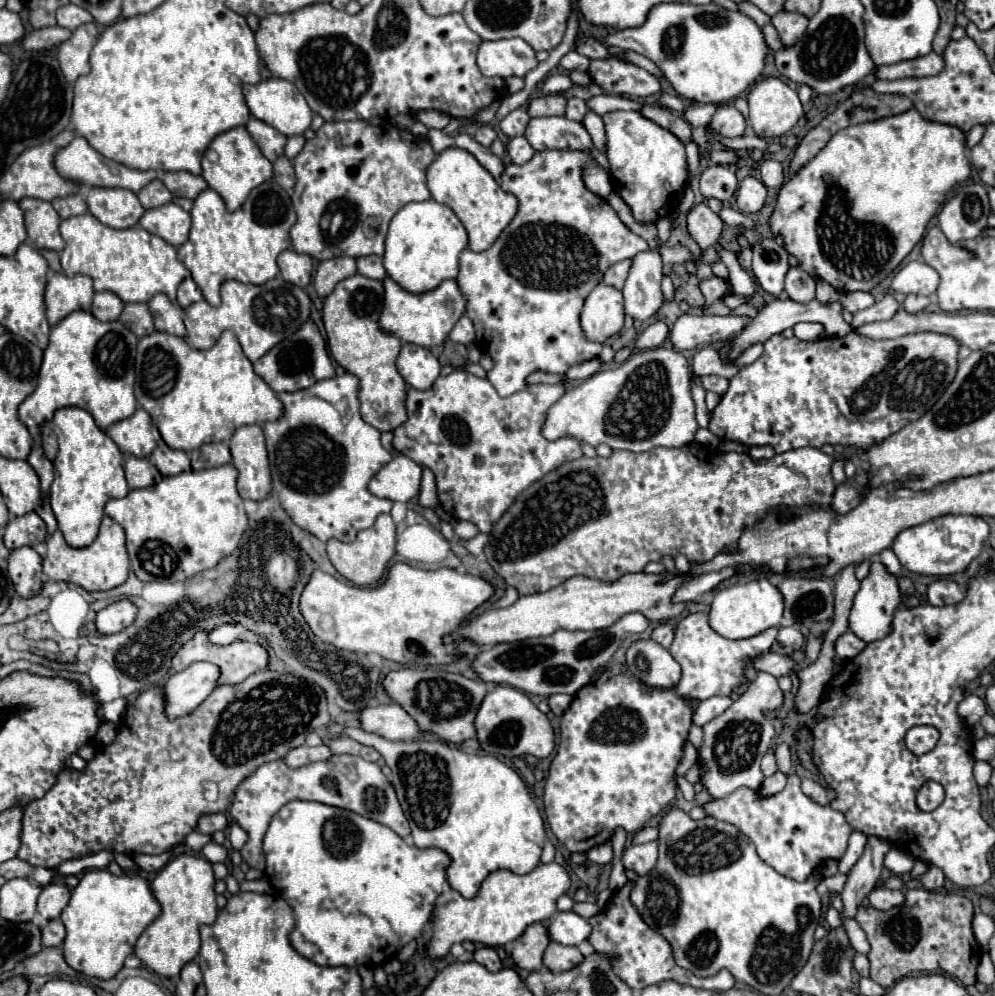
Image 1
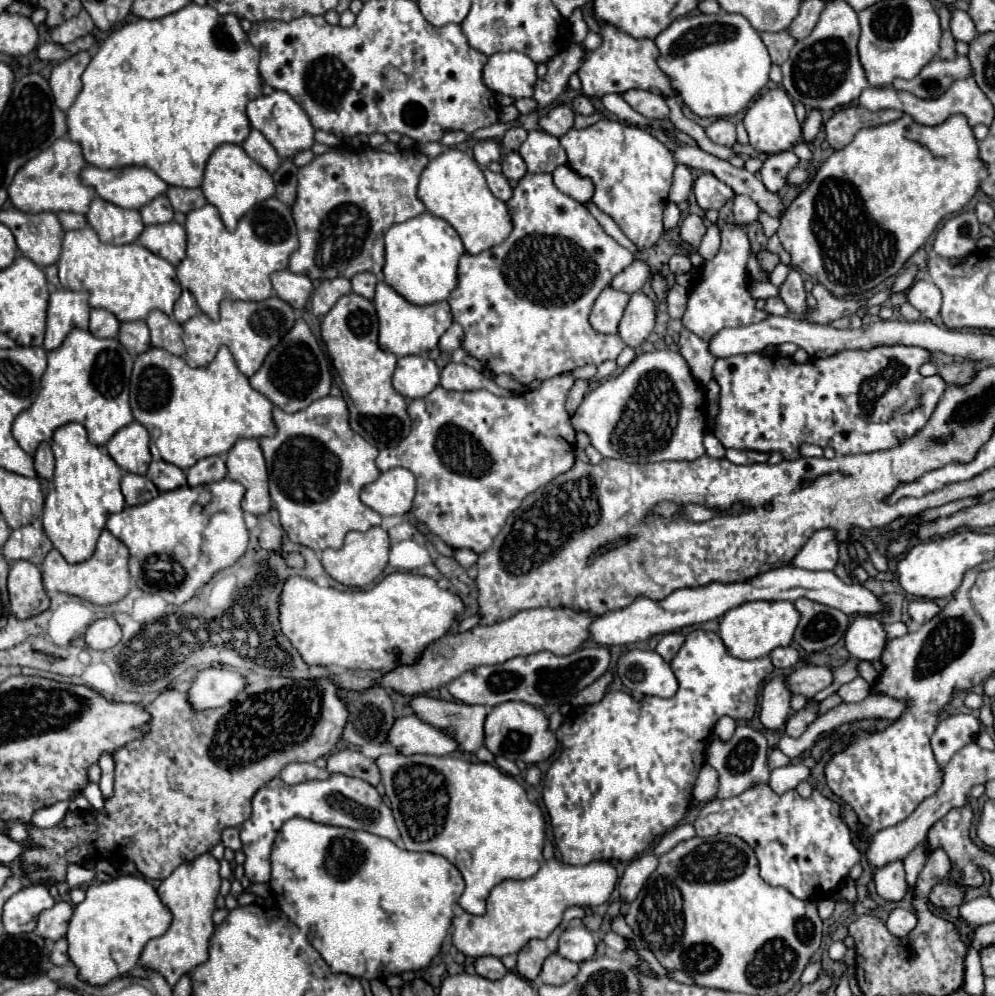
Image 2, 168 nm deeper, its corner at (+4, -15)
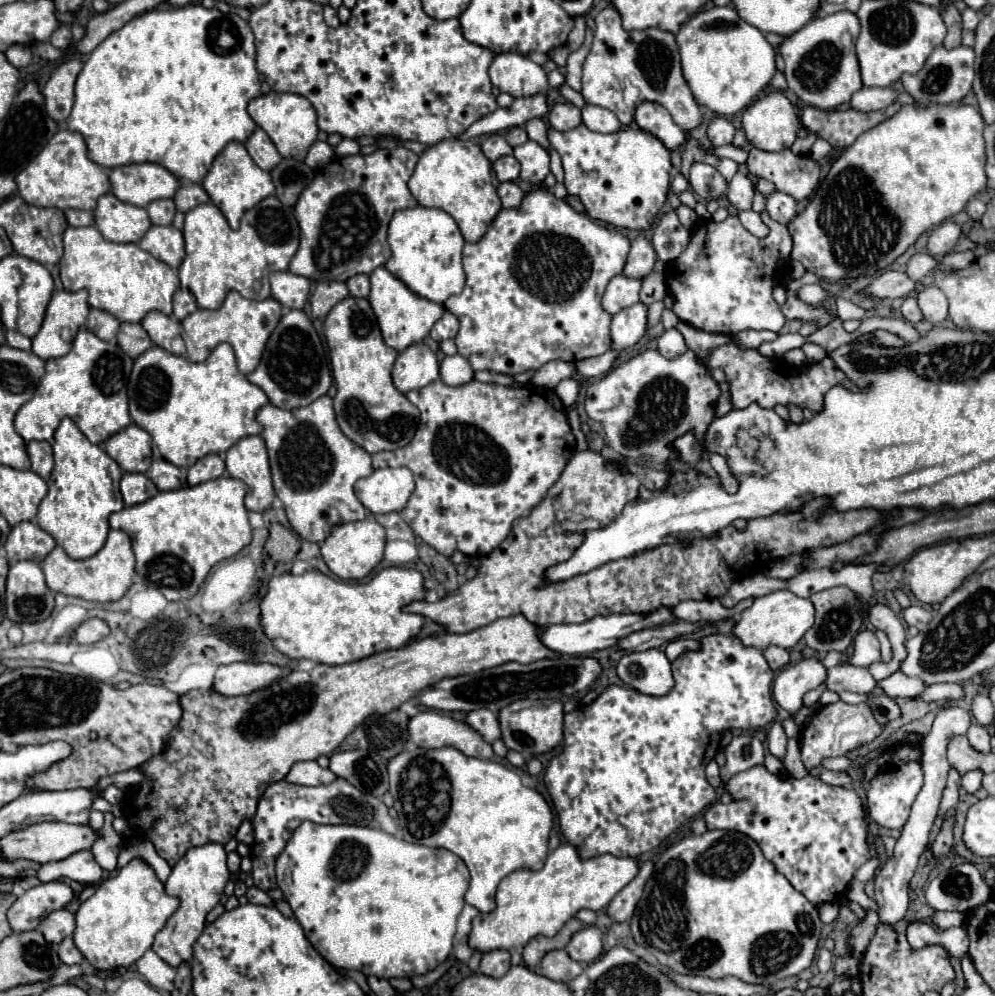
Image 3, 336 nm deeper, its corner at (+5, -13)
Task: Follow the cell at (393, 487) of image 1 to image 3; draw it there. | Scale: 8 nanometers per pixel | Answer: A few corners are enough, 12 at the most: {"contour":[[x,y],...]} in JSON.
{"contour":[[379,468],[355,482],[371,514],[403,510],[409,468]]}

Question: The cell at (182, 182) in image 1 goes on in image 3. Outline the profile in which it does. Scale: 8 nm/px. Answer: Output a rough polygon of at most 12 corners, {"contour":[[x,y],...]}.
{"contour":[[185,184],[173,200],[179,212],[207,204],[201,184]]}

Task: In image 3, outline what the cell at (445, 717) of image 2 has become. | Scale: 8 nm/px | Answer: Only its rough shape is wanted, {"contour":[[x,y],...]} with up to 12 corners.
{"contour":[[473,710],[467,724],[489,744],[501,738],[499,718],[491,710]]}

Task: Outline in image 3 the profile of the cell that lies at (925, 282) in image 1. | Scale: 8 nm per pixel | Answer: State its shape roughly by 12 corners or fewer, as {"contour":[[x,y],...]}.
{"contour":[[937,286],[917,294],[923,316],[933,326],[949,314],[947,298]]}

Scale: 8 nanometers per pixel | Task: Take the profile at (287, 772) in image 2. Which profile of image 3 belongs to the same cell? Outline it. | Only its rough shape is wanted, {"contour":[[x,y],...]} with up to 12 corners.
{"contour":[[297,762],[287,782],[301,786],[331,784],[337,776],[317,762]]}

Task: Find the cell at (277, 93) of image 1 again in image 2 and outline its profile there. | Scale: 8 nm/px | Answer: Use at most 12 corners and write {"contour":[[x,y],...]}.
{"contour":[[286,92],[250,100],[252,128],[280,158],[314,144],[310,118]]}

